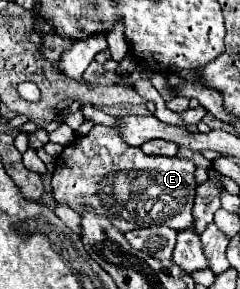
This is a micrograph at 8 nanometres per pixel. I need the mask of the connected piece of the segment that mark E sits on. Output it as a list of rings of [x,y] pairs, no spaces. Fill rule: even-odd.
[[[94,125],[88,135],[76,137],[70,145],[64,147],[62,155],[58,155],[56,171],[52,175],[52,193],[58,203],[74,209],[76,213],[82,213],[86,209],[98,211],[98,215],[110,219],[110,223],[114,223],[114,227],[122,233],[152,225],[166,225],[176,231],[184,231],[192,227],[190,211],[196,193],[194,171],[196,167],[190,159],[144,155],[140,147],[130,147],[128,143],[124,143],[116,129]]]

